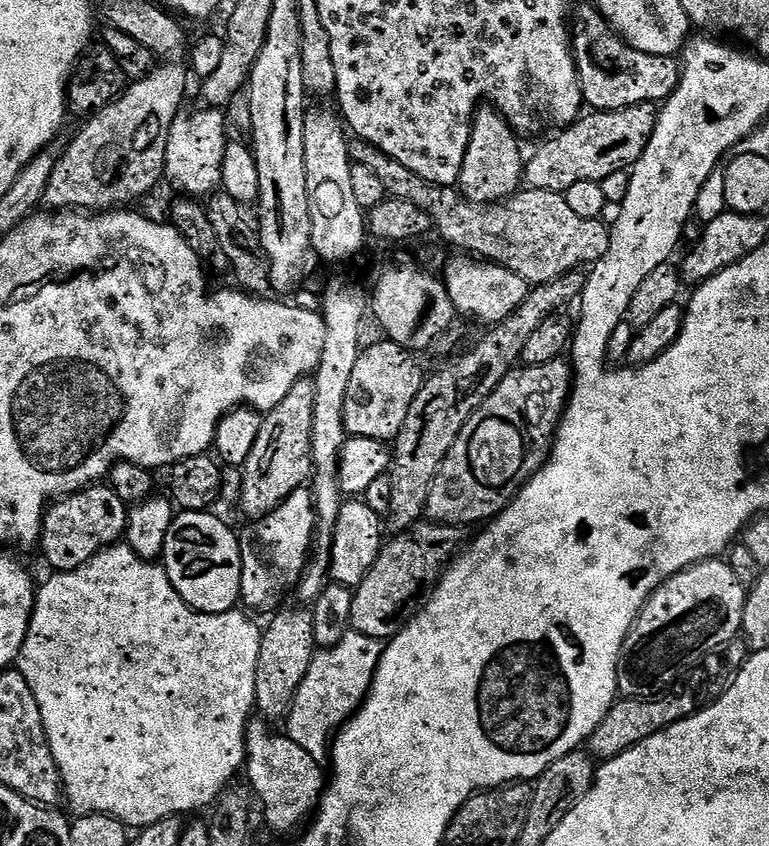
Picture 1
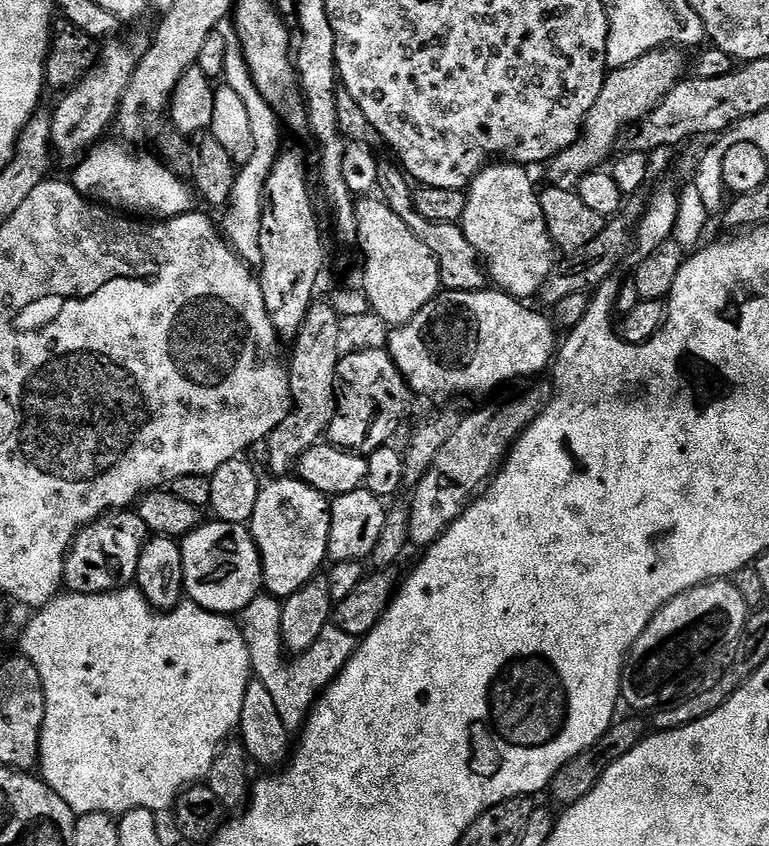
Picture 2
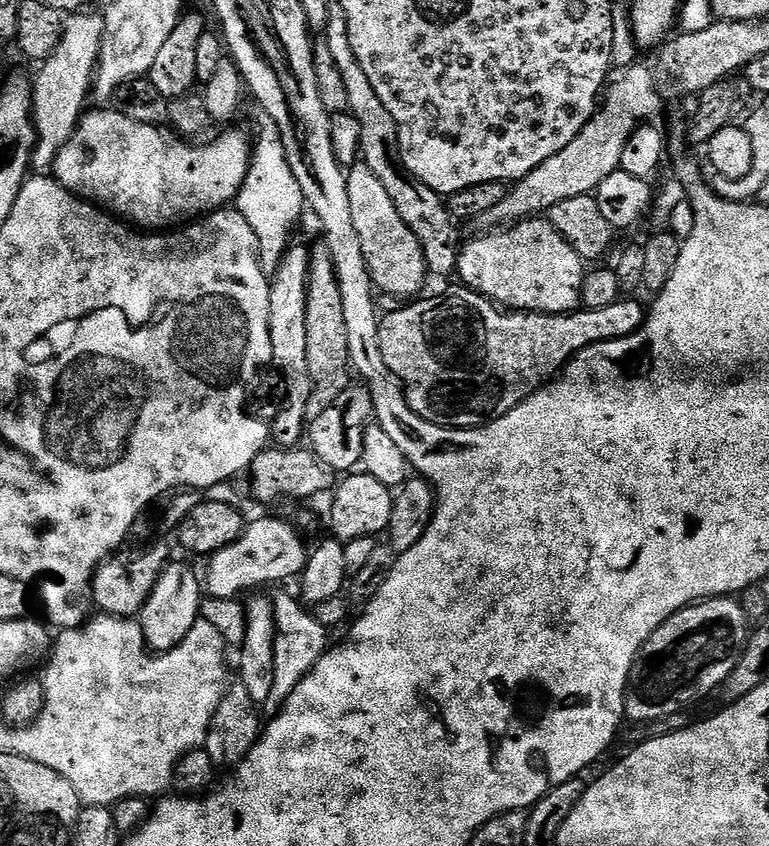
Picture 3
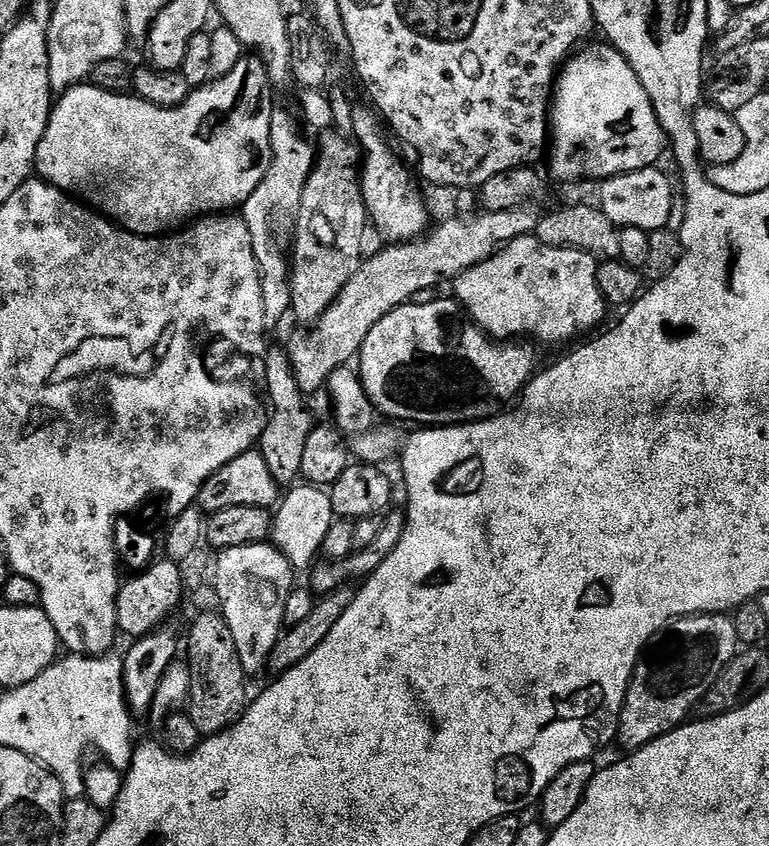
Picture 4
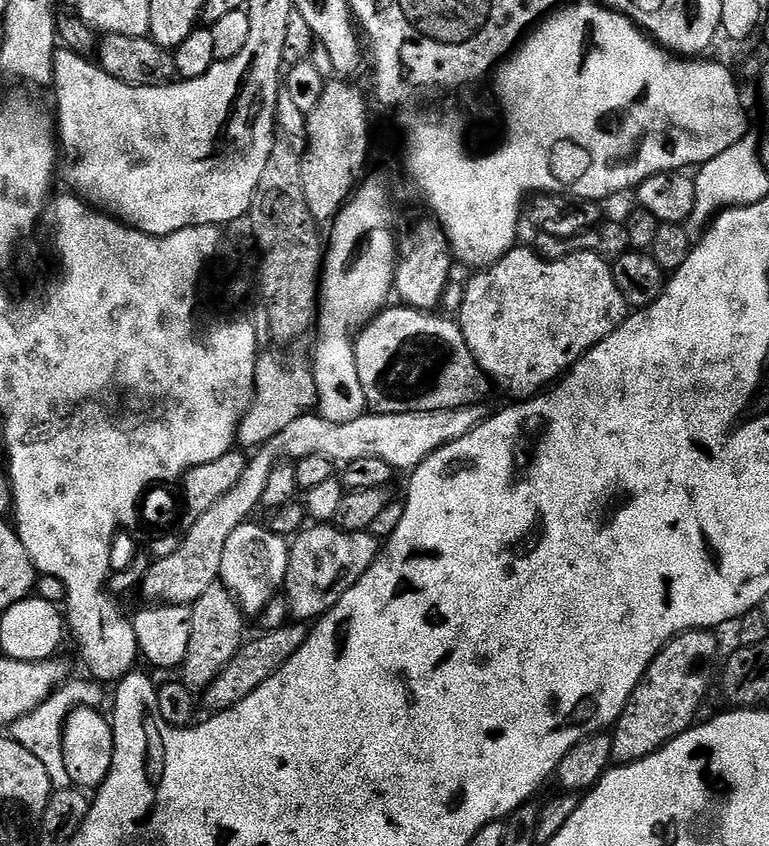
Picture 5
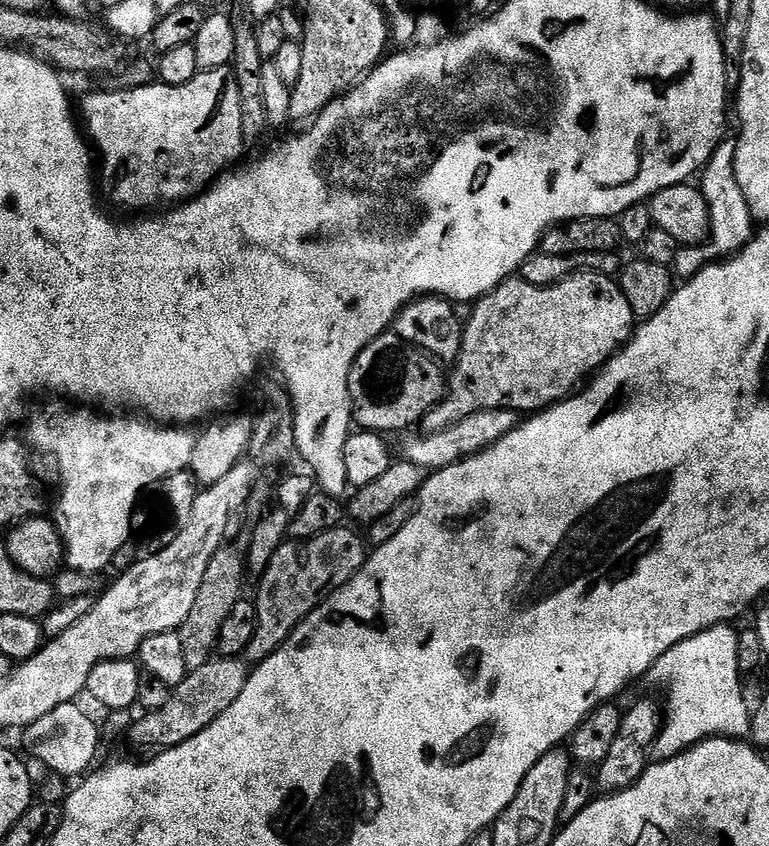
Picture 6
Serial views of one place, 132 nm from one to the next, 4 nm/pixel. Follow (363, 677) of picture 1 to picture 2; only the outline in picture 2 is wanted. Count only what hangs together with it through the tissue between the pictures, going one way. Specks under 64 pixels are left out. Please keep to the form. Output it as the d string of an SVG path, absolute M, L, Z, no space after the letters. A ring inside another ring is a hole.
M258 594L252 599L250 606L238 613L238 623L246 642L246 650L250 654L253 677L260 680L270 692L275 709L288 733L296 734L303 729L321 694L338 678L346 662L350 662L356 652L358 640L357 637L346 634L346 630L338 630L336 624L329 622L305 652L289 658L280 642L280 606L281 601L274 596Z

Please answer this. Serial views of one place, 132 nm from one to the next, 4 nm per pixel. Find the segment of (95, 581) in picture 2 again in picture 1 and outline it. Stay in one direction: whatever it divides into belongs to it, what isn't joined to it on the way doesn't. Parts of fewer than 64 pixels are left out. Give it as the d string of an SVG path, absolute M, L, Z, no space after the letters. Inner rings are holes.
M93 486L75 492L73 496L55 501L44 513L44 525L40 531L39 551L44 551L53 573L78 570L90 558L102 550L111 548L125 539L128 530L129 505L118 498L109 486Z

